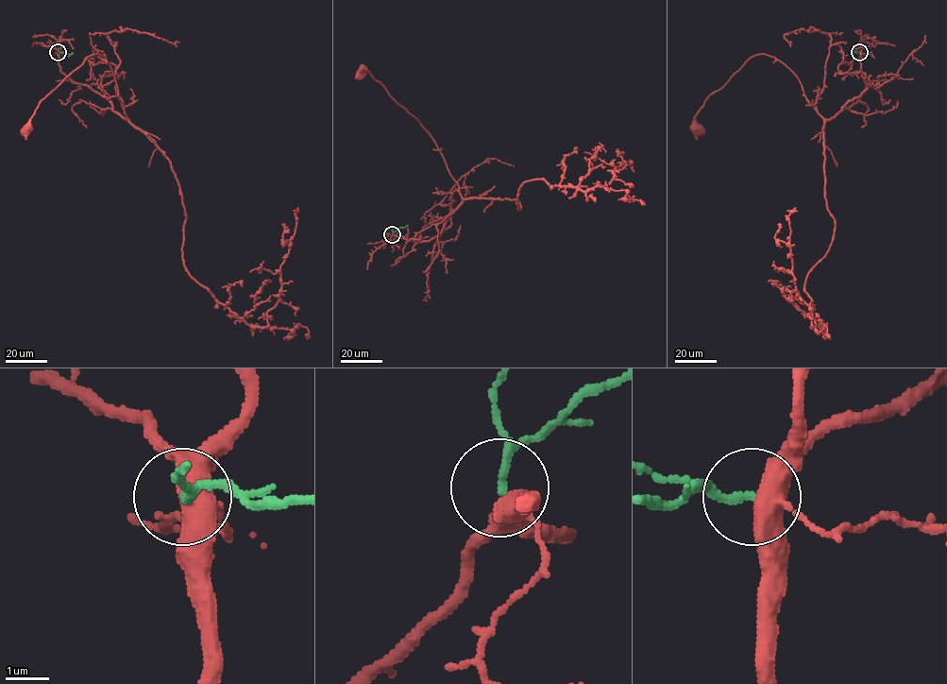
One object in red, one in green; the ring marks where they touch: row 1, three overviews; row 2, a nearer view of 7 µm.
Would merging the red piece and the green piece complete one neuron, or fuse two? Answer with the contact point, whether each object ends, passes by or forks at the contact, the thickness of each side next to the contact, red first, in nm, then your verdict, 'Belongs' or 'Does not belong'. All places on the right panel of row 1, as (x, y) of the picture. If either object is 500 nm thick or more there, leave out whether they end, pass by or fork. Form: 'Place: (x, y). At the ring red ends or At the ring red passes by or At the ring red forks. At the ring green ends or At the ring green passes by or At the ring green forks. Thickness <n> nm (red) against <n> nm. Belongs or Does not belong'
Place: (859, 52). At the ring red forks. At the ring green passes by. Thickness 440 nm (red) against 140 nm. Belongs

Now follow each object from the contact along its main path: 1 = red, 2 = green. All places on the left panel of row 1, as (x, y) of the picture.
1: (58, 52), (60, 70), (107, 97), (127, 119), (111, 68), (94, 54), (40, 102), (26, 128)
2: (58, 52), (73, 53)

